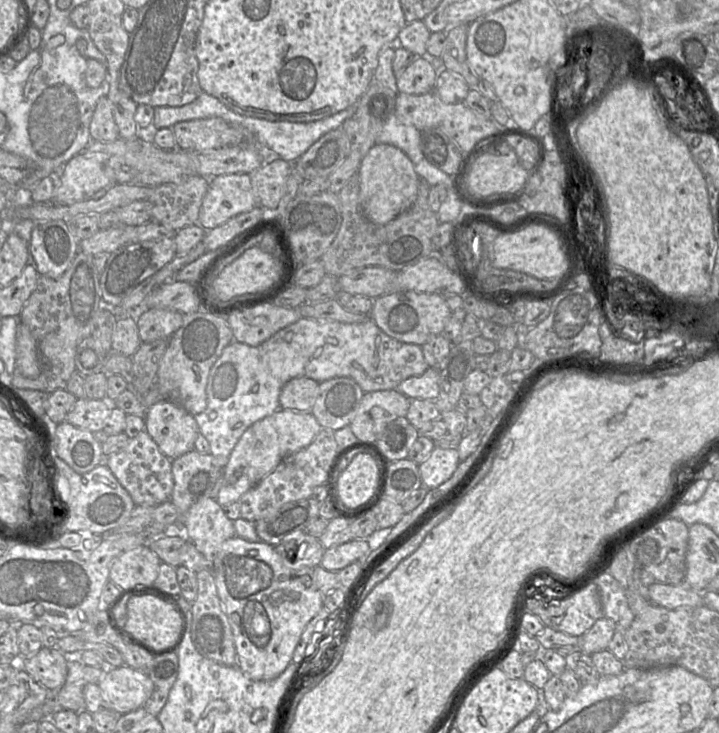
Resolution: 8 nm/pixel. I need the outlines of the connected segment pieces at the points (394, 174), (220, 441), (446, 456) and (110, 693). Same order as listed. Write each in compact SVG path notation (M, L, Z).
M375 144L363 157L358 169L359 200L364 217L385 225L408 210L417 198L419 176L408 156L389 144Z
M301 317L258 346L249 346L235 340L226 346L210 369L206 386L206 409L193 416L199 433L210 444L210 454L219 460L228 460L247 428L280 408L281 389L293 378L308 377L321 383L332 378L349 377L355 380L364 392L373 392L397 389L402 381L412 376L420 376L428 368L421 346L388 336L371 318L361 323L343 323L330 319Z
M435 447L425 461L419 464L423 486L429 489L438 487L452 476L459 463L457 449Z
M125 664L106 668L98 685L103 699L117 715L143 707L153 693L153 682L147 673Z

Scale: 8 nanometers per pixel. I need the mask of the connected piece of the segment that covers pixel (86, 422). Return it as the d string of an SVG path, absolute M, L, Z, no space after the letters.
M78 398L66 417L73 426L96 432L103 430L105 420L111 412L111 403L104 400Z

